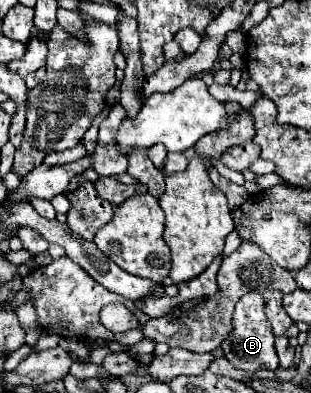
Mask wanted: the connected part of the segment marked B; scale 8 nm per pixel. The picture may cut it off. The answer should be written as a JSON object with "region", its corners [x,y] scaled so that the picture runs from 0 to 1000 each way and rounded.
{"region":[[[797,743],[785,748],[752,789],[752,819],[746,819],[746,840],[733,845],[733,855],[714,865],[707,885],[720,891],[720,911],[752,931],[772,936],[785,947],[823,947],[823,941],[887,941],[894,936],[894,906],[881,891],[881,850],[875,850],[875,830],[855,814],[849,799],[849,768],[842,753],[830,743]]]}

